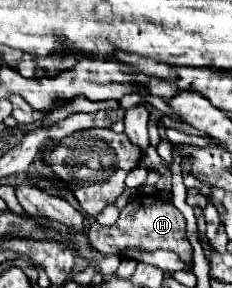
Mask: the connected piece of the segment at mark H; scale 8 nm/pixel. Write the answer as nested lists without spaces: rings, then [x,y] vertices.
[[[147,196],[147,210],[143,210],[143,206],[139,202],[129,202],[121,210],[121,216],[113,226],[101,226],[96,222],[93,223],[89,228],[88,238],[91,245],[101,254],[121,254],[123,248],[139,248],[139,250],[147,250],[147,252],[171,250],[171,252],[179,254],[179,260],[183,260],[183,264],[187,264],[187,272],[191,272],[191,266],[193,266],[193,248],[185,234],[185,218],[165,198],[161,204],[161,198]]]

